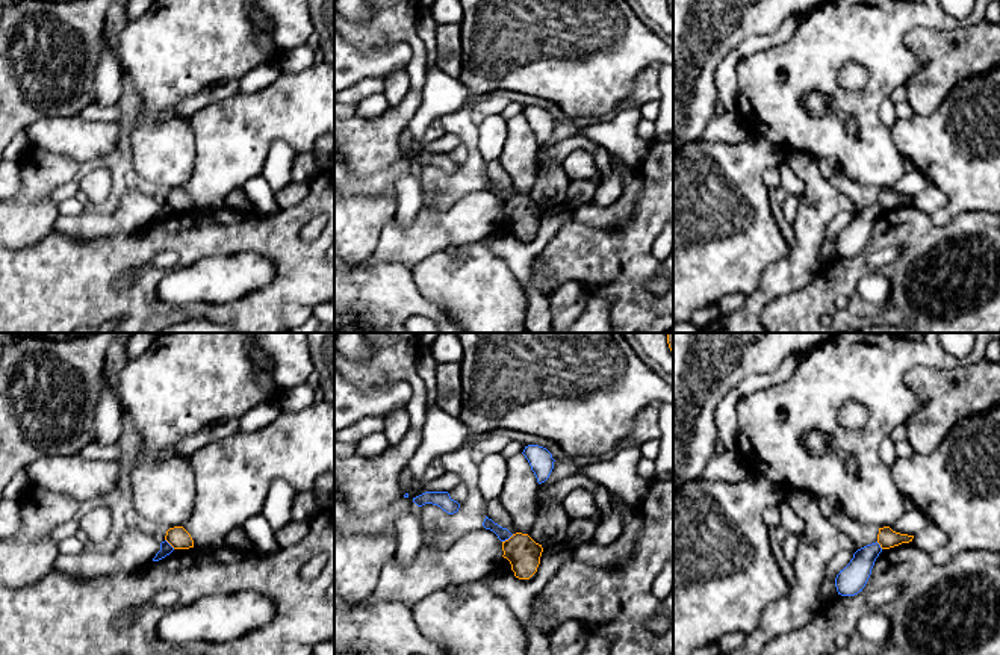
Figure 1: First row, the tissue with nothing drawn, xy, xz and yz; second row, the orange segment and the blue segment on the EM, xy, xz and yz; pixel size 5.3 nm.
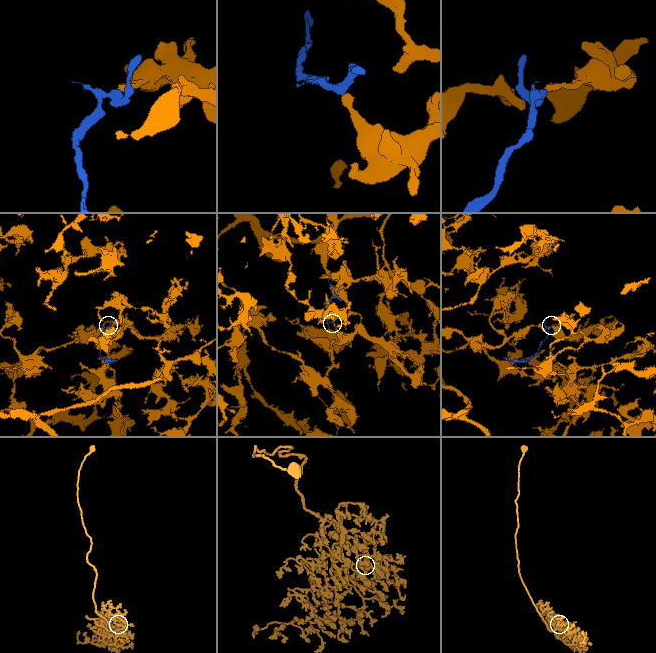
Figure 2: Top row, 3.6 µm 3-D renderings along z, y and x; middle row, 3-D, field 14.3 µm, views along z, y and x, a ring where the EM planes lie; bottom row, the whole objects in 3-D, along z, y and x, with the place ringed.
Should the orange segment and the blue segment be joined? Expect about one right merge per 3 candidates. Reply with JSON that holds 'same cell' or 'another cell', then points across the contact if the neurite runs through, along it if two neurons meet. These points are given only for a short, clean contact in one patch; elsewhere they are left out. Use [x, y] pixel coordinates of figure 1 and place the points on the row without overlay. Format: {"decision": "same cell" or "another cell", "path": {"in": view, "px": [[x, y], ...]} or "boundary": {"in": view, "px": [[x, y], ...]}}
{"decision": "another cell", "boundary": {"in": "xz", "px": [[513, 195], [503, 203]]}}

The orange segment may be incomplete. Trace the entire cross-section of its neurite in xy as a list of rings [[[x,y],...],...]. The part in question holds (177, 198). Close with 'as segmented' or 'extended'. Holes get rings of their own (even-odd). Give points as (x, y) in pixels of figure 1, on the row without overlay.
[[[174,188],[166,192],[165,201],[174,210],[189,210],[194,209],[194,201],[191,195],[183,188]]] | as segmented

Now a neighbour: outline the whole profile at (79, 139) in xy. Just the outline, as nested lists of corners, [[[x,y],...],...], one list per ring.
[[[48,116],[33,123],[24,133],[33,148],[83,163],[113,153],[120,126],[106,121],[89,123],[80,116]]]

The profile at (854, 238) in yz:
[[[871,204],[853,215],[850,224],[840,231],[835,239],[835,248],[841,257],[855,257],[865,248],[876,219],[882,213],[880,206]]]

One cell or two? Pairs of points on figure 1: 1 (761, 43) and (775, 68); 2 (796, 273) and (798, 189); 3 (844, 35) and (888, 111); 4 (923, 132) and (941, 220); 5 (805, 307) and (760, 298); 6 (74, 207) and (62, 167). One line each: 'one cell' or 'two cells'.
1: two cells
2: two cells
3: two cells
4: one cell
5: two cells
6: two cells

